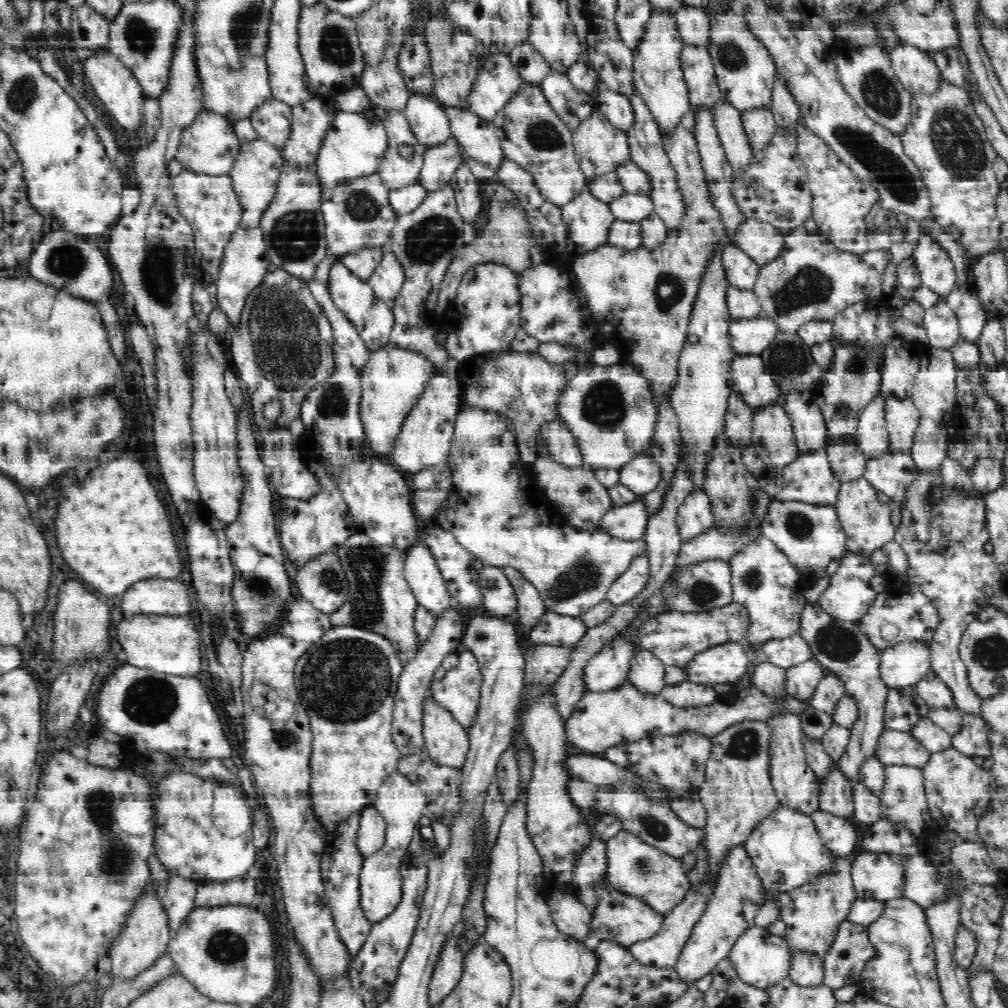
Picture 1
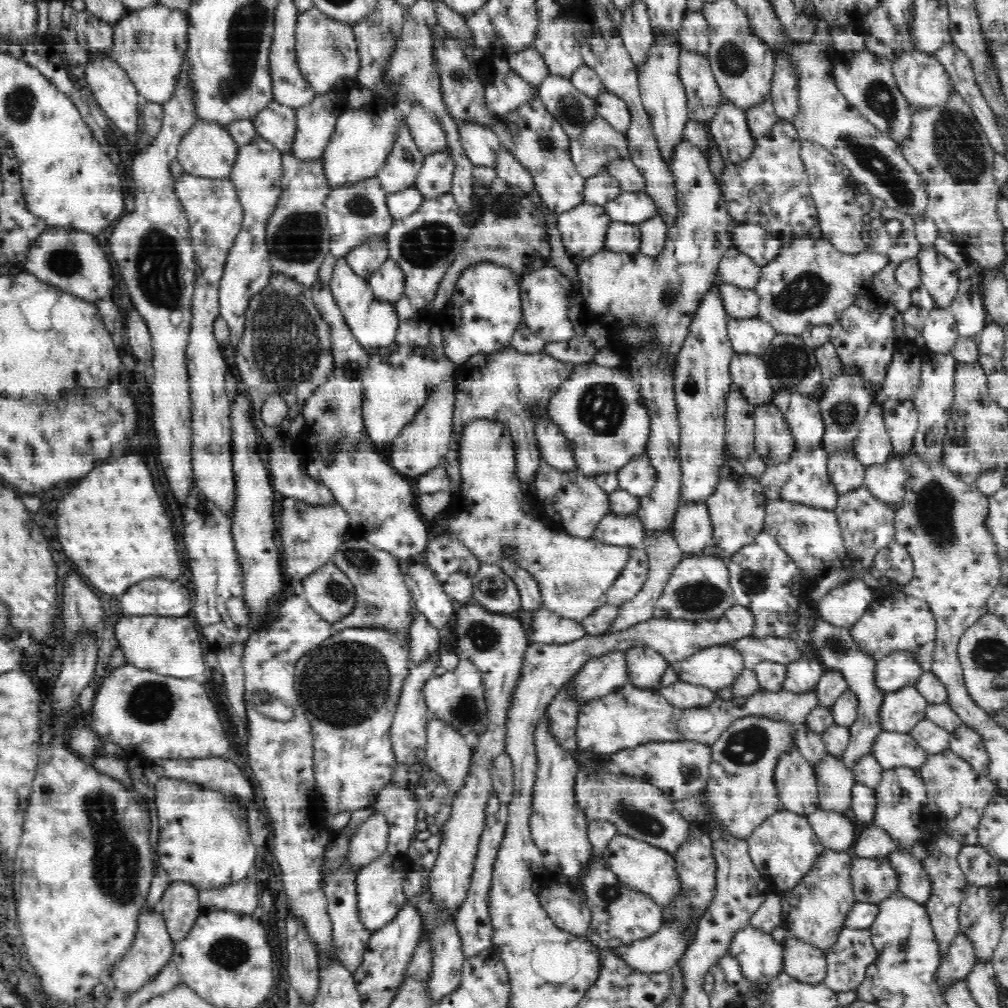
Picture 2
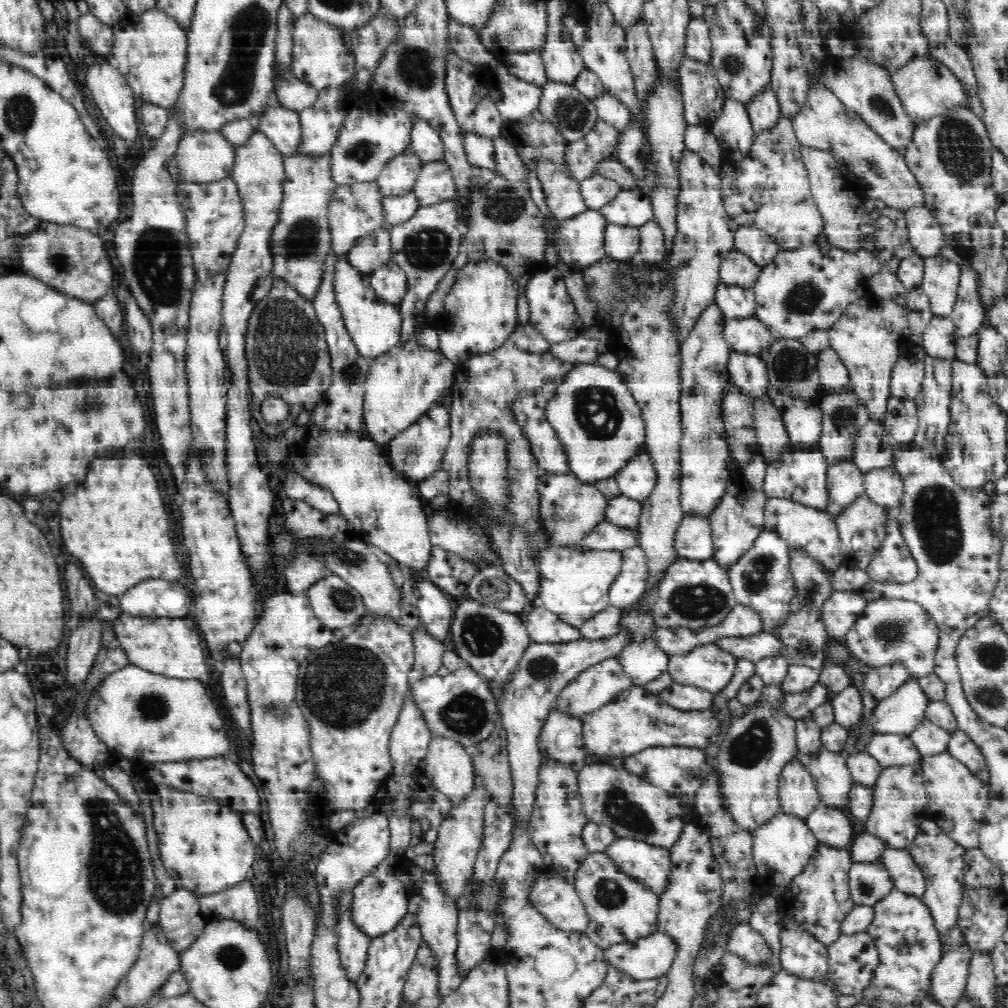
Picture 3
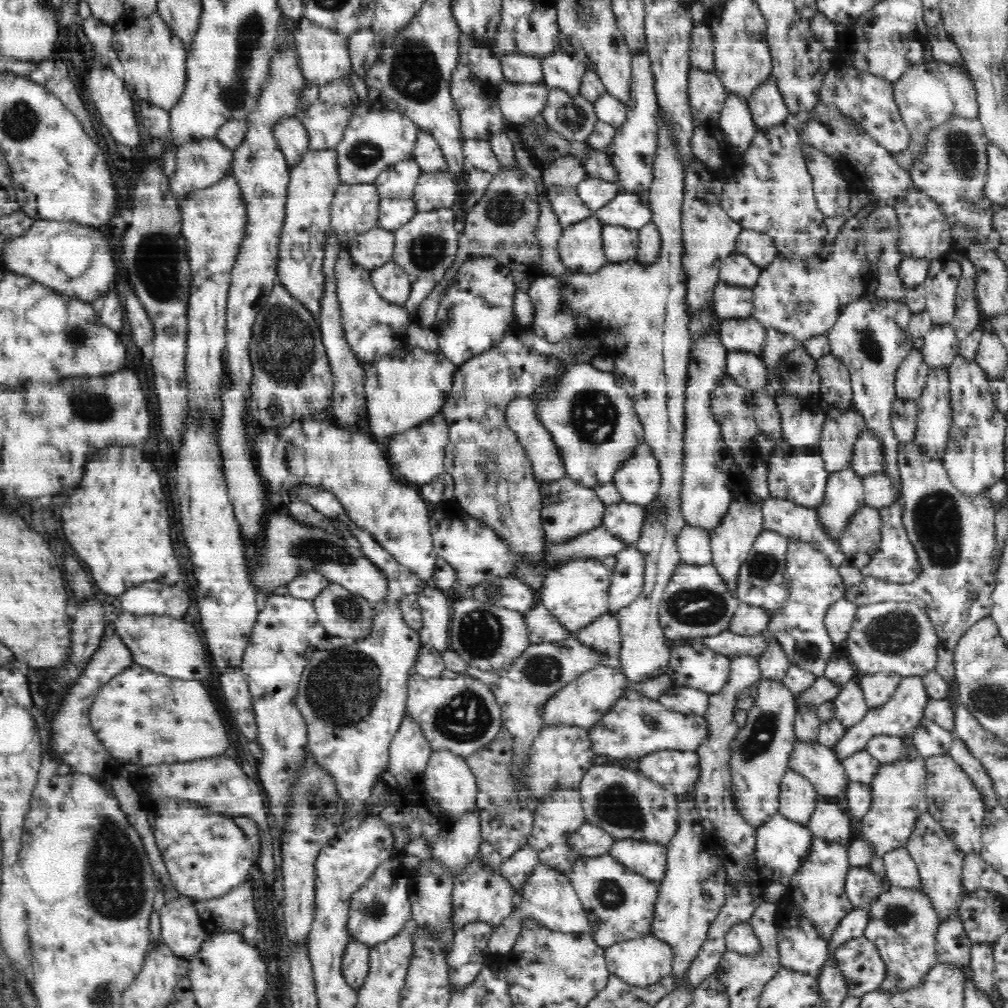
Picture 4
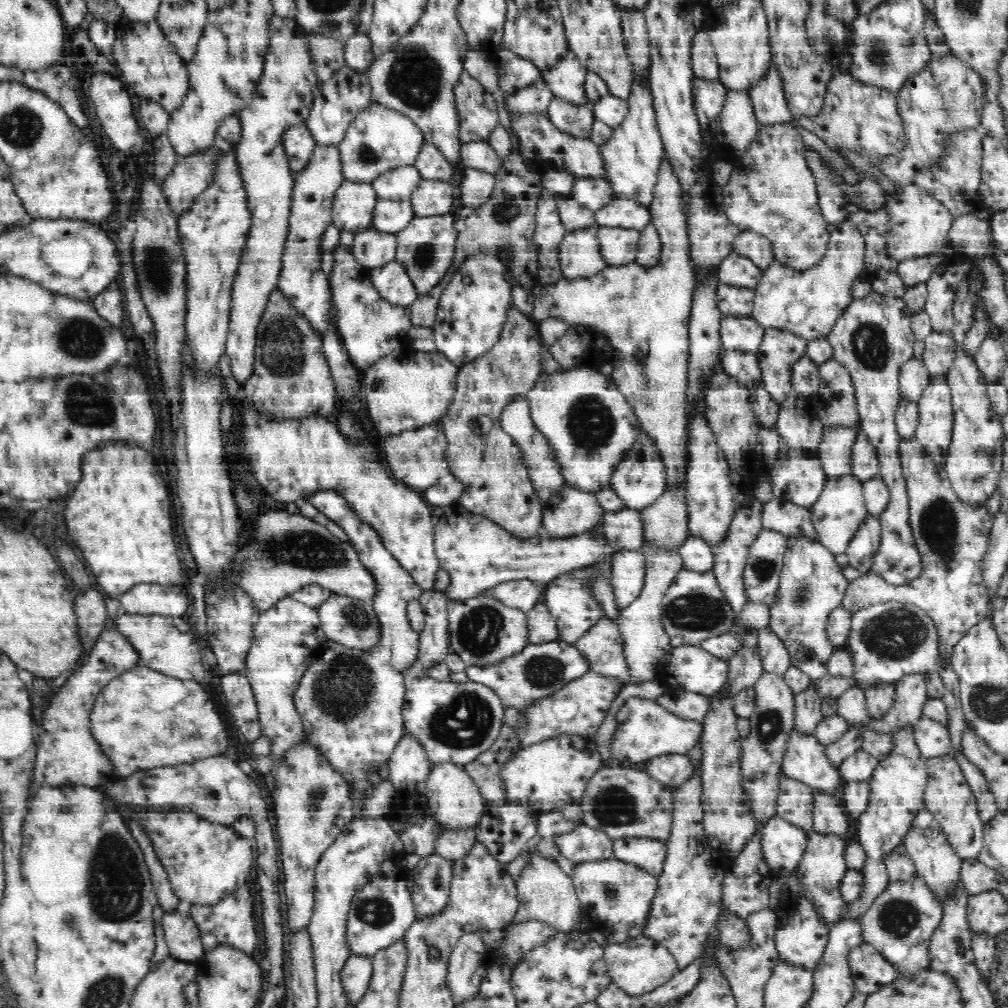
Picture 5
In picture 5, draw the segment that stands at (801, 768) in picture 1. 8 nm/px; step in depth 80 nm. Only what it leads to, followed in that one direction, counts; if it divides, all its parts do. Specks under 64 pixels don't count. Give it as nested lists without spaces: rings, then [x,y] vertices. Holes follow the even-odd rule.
[[[784,777],[779,784],[777,816],[809,833],[813,824],[813,788],[800,781]]]

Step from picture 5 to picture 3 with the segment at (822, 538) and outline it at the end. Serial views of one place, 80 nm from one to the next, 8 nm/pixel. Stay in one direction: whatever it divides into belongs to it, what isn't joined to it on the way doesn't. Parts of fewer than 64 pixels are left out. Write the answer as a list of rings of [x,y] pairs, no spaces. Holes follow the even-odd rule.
[[[852,461],[840,462],[836,466],[828,466],[828,505],[825,514],[831,516],[833,522],[838,516],[848,510],[851,504],[865,495],[864,474],[857,470]]]

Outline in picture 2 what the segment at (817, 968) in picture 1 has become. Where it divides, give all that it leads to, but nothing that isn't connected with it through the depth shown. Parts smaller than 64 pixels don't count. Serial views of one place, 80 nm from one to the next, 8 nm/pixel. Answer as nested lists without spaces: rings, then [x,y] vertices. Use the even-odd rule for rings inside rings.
[[[786,934],[784,944],[784,971],[804,984],[823,983],[827,974],[825,950],[820,950],[795,936]]]

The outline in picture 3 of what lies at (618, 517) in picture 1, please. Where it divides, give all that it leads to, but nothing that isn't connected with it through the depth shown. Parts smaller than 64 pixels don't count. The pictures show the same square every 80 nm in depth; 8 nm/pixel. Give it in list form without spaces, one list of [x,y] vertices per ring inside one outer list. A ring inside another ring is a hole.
[[[608,519],[597,524],[588,536],[577,542],[577,550],[623,551],[638,546],[639,529],[618,527]]]

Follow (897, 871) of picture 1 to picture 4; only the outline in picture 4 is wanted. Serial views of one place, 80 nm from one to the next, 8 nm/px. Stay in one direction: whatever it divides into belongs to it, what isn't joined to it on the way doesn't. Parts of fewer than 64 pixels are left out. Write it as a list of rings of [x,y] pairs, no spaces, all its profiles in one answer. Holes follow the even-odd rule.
[[[850,867],[846,876],[844,890],[855,909],[869,910],[870,905],[887,890],[890,884],[886,878],[874,875],[870,867]]]

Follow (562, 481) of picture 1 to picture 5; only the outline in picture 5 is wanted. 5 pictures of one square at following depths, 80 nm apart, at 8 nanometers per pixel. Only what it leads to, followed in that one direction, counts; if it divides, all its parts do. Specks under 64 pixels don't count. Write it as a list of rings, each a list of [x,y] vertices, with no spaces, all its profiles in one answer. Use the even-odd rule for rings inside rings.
[[[565,483],[558,494],[543,505],[542,523],[552,538],[574,537],[588,532],[594,525],[599,525],[604,513],[596,494],[588,494],[586,491],[577,490]]]

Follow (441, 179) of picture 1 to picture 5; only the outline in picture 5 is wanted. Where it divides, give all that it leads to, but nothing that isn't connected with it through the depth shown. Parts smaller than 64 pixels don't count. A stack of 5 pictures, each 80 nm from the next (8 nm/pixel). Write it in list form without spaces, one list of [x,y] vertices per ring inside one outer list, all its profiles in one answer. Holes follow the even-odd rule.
[[[420,180],[411,196],[414,216],[427,219],[430,216],[448,215],[453,204],[452,194],[454,186],[448,182]]]

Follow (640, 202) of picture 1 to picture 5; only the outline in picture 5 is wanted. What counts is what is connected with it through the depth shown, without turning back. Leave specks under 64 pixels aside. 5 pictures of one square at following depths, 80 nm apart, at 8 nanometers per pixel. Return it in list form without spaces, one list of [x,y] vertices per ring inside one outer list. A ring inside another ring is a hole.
[[[614,199],[594,212],[599,227],[619,227],[622,229],[635,229],[642,231],[652,222],[649,208],[634,203],[633,200]]]

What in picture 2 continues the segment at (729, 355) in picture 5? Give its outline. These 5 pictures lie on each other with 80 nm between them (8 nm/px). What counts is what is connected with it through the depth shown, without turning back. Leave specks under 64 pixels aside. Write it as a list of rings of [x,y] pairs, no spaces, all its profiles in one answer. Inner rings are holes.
[[[735,354],[729,364],[733,388],[743,393],[755,407],[771,403],[776,392],[760,355]]]

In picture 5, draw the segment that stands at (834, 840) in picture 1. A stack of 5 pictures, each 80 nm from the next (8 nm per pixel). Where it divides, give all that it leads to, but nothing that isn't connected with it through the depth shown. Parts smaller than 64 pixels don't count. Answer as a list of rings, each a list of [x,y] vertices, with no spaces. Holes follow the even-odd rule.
[[[813,790],[813,828],[812,832],[822,834],[841,834],[848,832],[848,816],[843,801],[820,790]]]

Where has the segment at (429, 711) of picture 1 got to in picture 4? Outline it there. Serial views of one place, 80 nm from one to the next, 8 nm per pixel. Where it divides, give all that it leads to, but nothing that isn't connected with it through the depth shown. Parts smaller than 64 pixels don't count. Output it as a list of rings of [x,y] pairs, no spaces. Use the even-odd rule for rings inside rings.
[[[447,749],[431,753],[426,770],[423,772],[422,781],[425,792],[432,802],[436,803],[444,819],[460,819],[476,807],[476,794],[478,794],[477,780],[468,767],[466,760]]]

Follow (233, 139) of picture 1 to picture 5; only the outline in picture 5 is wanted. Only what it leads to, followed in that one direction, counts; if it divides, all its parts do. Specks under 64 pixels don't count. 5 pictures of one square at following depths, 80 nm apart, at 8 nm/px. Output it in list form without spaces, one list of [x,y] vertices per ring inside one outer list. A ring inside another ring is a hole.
[[[213,145],[204,154],[178,158],[171,174],[162,181],[161,194],[164,194],[176,219],[192,211],[198,196],[213,182],[215,160],[220,153]]]

